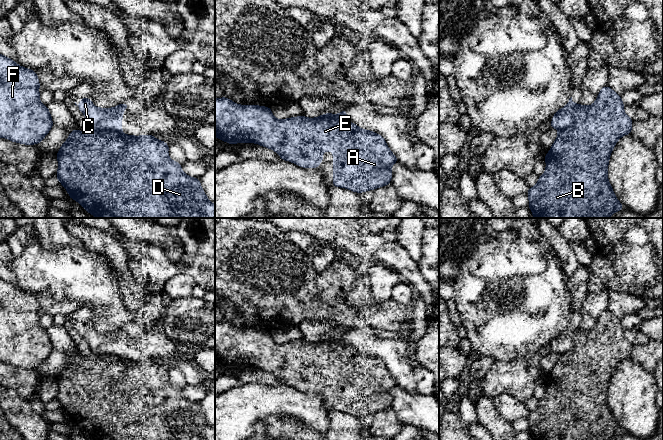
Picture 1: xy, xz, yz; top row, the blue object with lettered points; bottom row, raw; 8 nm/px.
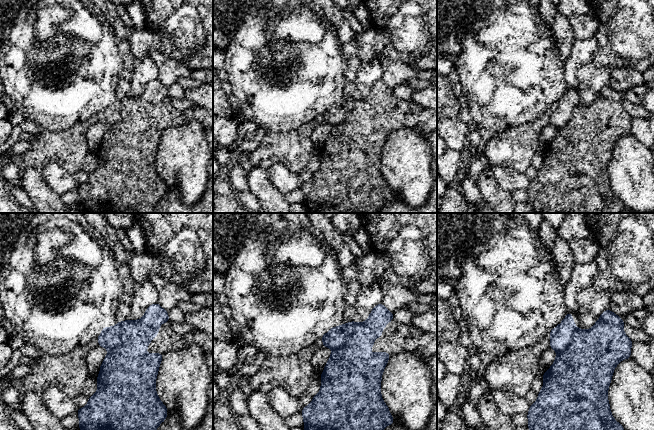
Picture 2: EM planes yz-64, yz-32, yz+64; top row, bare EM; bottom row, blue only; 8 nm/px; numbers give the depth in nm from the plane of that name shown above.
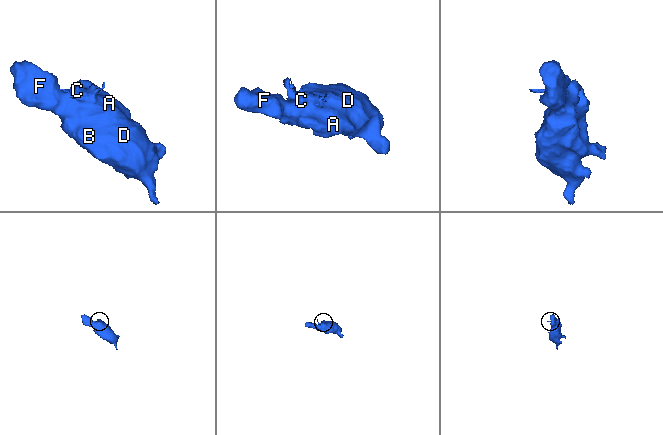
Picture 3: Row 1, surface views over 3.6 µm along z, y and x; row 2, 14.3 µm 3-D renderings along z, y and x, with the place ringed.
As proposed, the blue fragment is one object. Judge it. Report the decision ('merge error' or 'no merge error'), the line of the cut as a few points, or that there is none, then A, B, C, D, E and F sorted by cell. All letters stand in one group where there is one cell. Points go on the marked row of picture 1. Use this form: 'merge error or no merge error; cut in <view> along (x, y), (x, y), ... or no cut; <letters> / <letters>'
merge error; cut in yz along (576, 105), (572, 113), (572, 121), (566, 127), (559, 130); A B D E F / C

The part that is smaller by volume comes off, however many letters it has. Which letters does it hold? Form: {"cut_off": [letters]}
{"cut_off": ["C"]}

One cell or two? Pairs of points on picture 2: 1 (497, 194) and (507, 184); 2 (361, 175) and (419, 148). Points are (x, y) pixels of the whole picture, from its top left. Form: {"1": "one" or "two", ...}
{"1": "two", "2": "two"}

